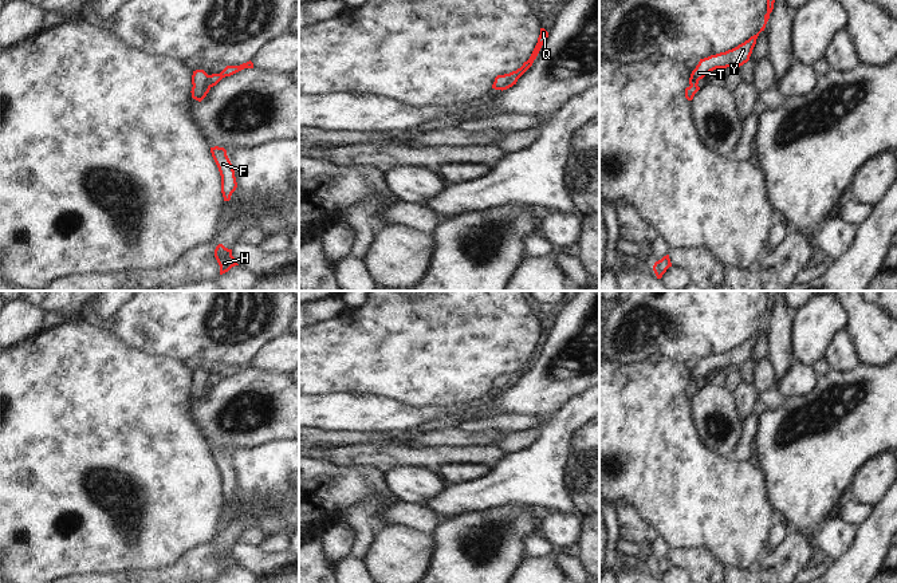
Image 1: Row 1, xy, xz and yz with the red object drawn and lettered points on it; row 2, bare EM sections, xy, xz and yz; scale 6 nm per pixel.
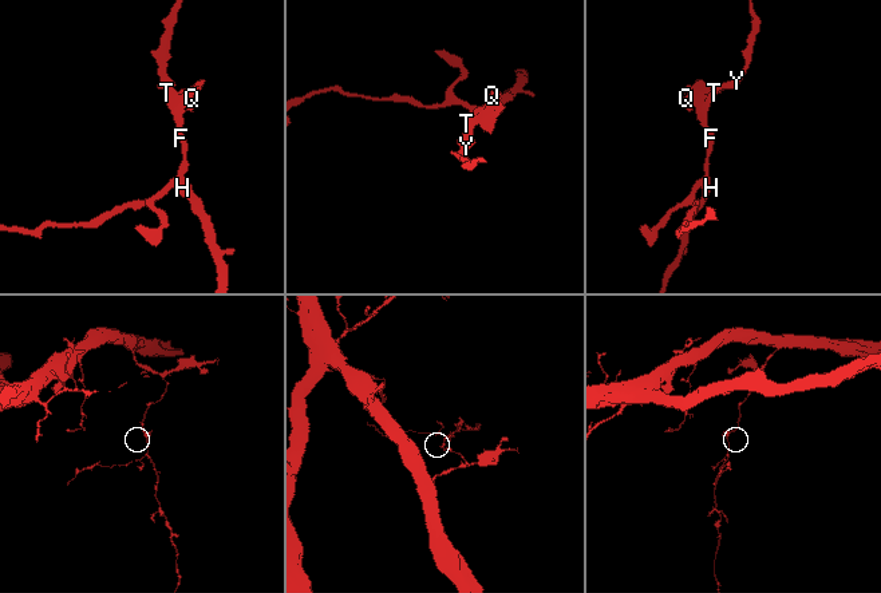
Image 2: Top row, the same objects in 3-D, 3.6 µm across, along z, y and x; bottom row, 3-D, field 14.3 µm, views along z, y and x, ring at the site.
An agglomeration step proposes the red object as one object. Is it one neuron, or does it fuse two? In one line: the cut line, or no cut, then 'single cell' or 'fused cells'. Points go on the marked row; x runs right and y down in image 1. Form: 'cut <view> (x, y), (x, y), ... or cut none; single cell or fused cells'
cut none; single cell

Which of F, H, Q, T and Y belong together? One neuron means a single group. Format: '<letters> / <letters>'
F H Q T Y

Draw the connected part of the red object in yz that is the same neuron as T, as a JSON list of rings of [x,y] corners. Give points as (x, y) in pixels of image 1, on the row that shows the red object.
[[[767,0],[767,13],[764,15],[764,24],[756,35],[751,36],[748,40],[732,50],[700,59],[699,64],[691,74],[691,86],[685,88],[685,98],[688,101],[692,101],[695,94],[700,90],[700,87],[697,86],[699,80],[703,79],[711,71],[716,68],[740,67],[750,60],[752,50],[756,44],[756,39],[759,34],[764,31],[766,24],[770,19],[770,13],[774,9],[774,3],[775,0]]]

